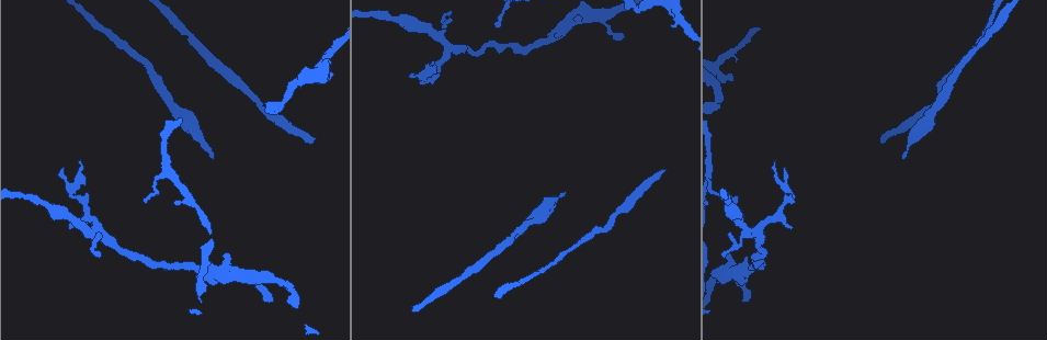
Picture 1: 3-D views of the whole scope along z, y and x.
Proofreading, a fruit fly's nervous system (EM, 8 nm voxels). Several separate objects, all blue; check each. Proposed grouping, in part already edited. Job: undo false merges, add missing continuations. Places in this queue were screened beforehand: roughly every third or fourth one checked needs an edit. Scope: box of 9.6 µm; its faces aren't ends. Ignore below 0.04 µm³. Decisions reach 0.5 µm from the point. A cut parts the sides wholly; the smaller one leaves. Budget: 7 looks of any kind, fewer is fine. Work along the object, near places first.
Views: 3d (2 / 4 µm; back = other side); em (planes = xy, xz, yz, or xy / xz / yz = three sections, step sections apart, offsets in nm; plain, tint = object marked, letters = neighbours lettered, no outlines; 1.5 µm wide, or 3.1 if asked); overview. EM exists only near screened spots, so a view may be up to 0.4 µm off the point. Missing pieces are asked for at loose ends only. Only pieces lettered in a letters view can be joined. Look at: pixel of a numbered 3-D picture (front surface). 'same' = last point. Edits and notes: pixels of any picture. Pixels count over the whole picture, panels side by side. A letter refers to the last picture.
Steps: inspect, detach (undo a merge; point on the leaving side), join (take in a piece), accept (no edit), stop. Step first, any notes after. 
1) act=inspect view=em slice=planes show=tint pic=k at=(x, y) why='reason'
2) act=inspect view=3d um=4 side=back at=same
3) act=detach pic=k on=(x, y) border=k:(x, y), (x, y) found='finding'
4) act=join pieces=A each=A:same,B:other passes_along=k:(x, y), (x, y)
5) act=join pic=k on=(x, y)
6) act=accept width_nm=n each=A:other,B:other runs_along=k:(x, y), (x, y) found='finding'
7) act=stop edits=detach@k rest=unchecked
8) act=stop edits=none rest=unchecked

act=inspect view=em slice=planes show=tint pic=1 at=(724, 255) why='tapers out'

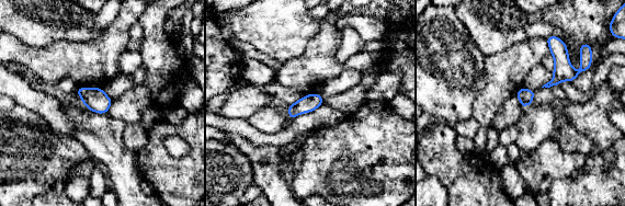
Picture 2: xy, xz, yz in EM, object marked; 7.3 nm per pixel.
act=inspect view=em slice=planes show=letters at=same

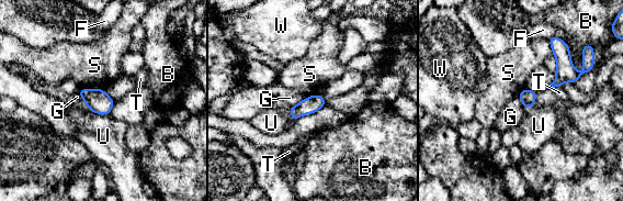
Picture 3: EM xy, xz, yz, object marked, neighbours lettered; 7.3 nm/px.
act=accept width_nm=110 each=B:other,F:other,G:other,S:other,T:other,U:other,W:other border=3:(78, 92), (92, 112) found='none of them fits'

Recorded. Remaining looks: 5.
act=inspect view=em slice=xy step=8 show=letters pic=1 at=(881, 144) why='free end'

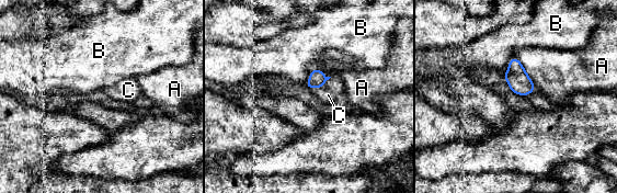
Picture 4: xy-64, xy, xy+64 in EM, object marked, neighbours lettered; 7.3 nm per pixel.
act=join pieces=C each=A:other,B:other,C:same passes_along=4:(317, 79), (317, 87), (328, 94) found='it goes on there'

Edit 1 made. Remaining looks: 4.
act=inspect view=3d um=4 pic=1 at=(213, 157) why='free end'

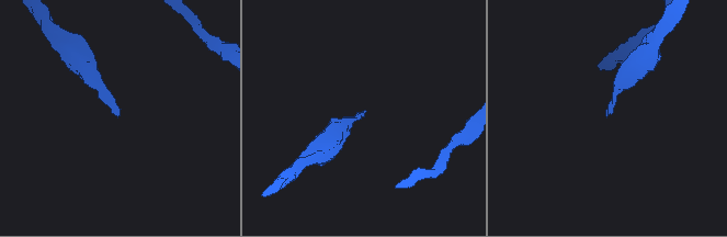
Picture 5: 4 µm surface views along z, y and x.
act=inspect view=em slice=xy step=8 show=letters pic=5 at=(364, 110)

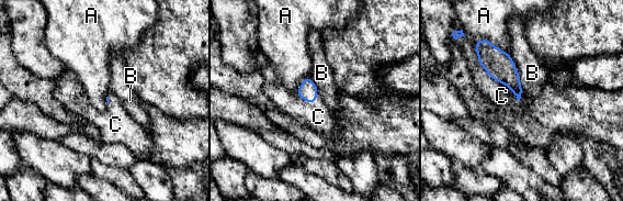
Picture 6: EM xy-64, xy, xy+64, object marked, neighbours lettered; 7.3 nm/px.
act=join pieces=C longest_contact=C:550nm each=A:other,B:other,C:same found='the cell continues'

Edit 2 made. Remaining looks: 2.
act=stop edits=join@4,join@6 rest=unchecked

